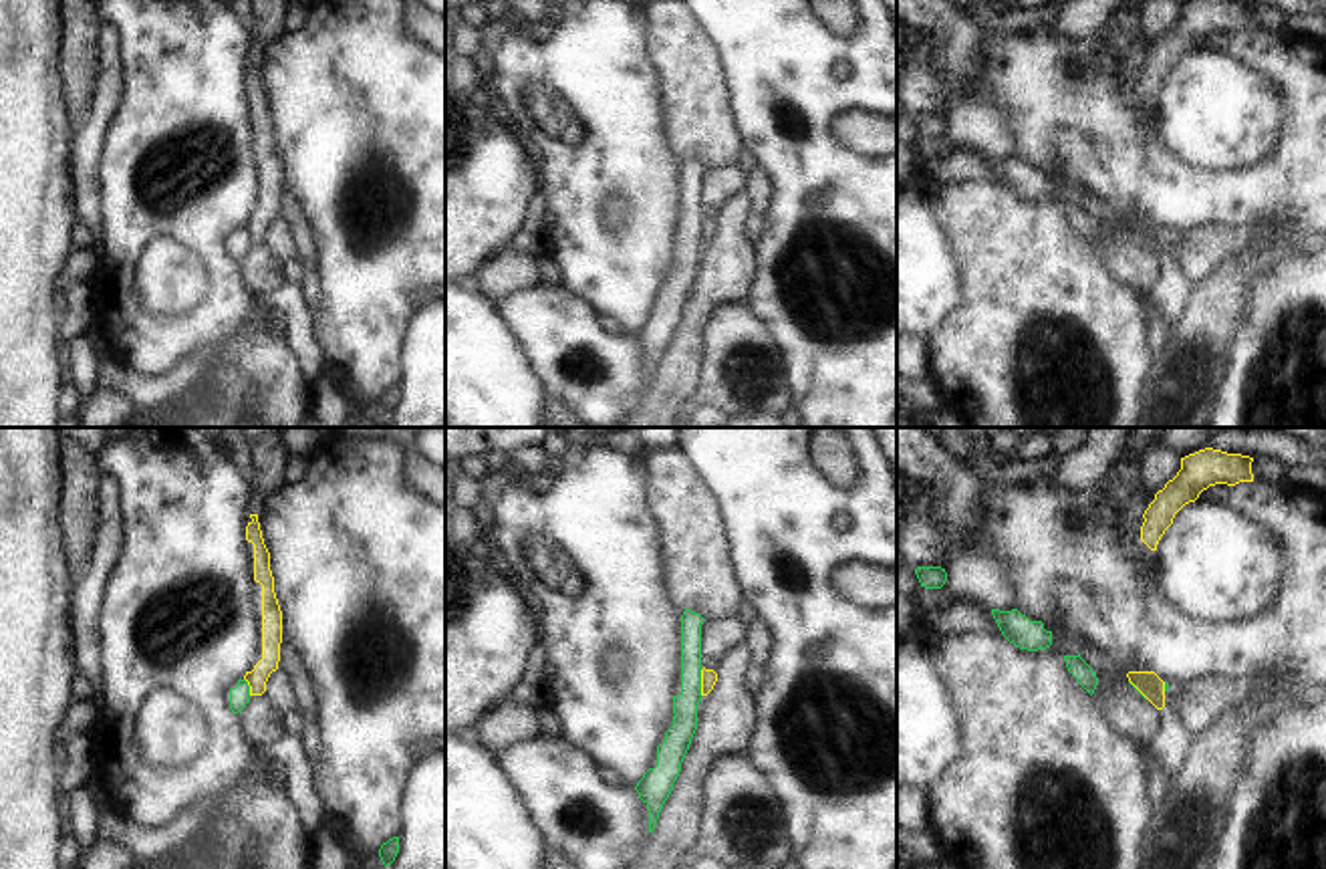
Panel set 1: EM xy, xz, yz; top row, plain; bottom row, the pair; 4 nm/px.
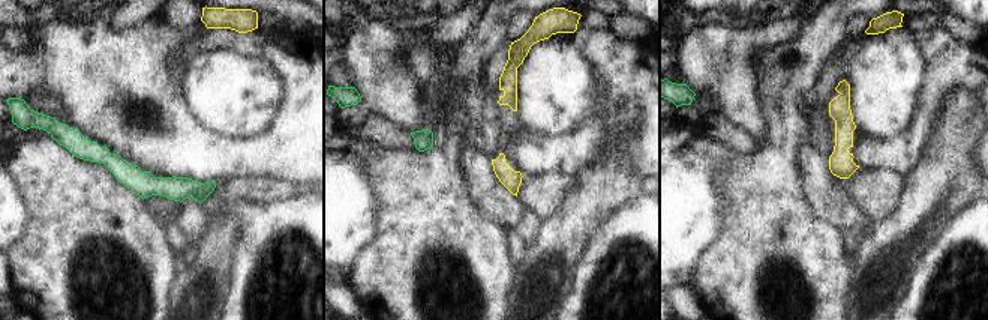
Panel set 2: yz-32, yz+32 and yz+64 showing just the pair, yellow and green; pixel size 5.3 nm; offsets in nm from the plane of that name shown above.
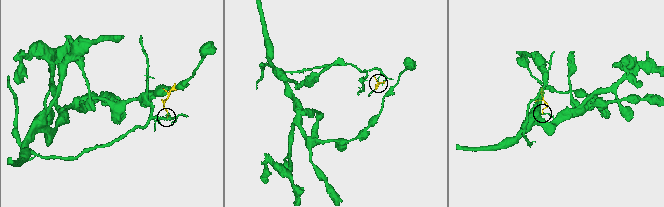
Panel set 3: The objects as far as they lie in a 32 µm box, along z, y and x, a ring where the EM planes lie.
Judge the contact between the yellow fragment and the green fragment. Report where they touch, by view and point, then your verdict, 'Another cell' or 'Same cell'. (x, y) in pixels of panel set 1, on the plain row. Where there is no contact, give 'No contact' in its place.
Touches yellow at xz (702, 230). Another cell

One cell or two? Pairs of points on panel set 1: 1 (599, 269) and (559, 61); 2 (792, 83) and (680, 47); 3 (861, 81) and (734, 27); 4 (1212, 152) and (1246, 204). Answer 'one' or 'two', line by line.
1: one
2: two
3: one
4: two

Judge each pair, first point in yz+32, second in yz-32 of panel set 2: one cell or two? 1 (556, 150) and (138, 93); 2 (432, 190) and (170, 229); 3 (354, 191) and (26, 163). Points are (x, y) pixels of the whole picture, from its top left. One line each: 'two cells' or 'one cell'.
1: one cell
2: two cells
3: two cells

